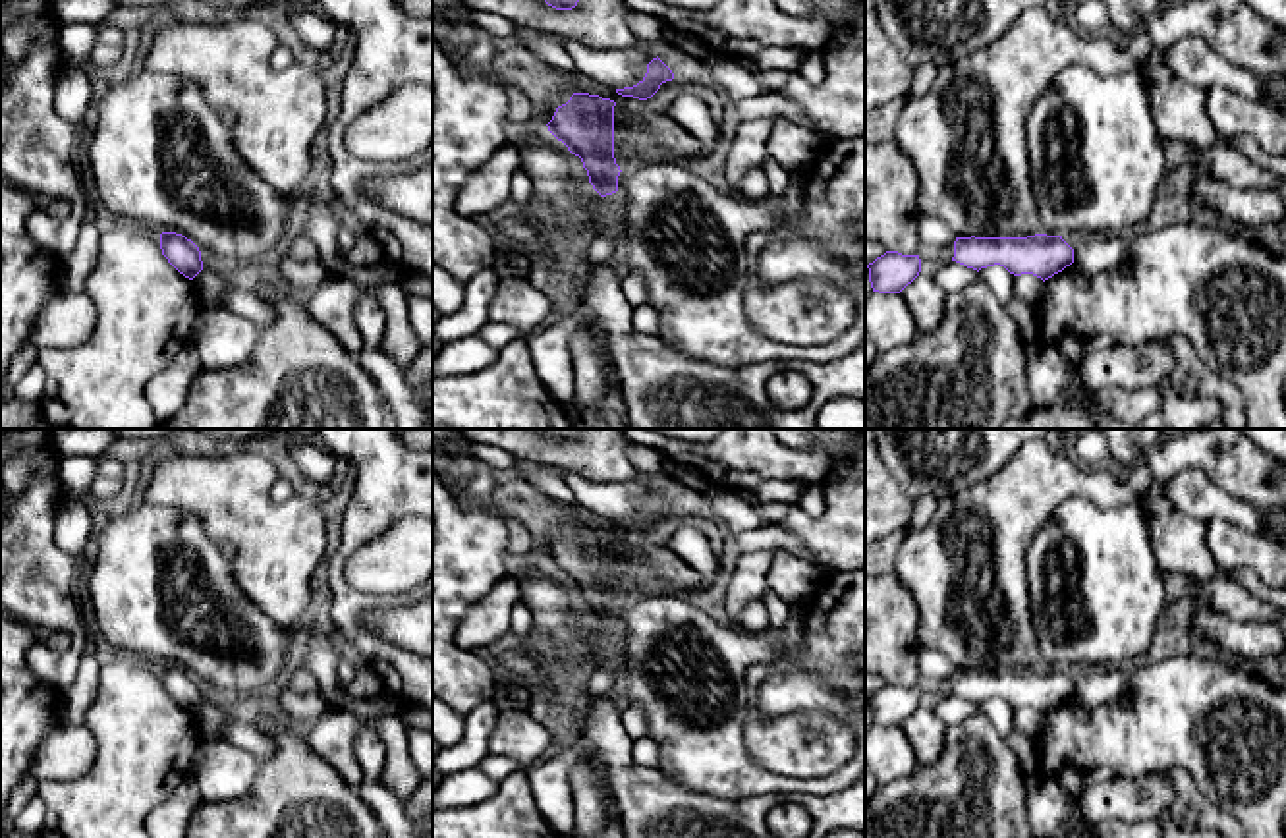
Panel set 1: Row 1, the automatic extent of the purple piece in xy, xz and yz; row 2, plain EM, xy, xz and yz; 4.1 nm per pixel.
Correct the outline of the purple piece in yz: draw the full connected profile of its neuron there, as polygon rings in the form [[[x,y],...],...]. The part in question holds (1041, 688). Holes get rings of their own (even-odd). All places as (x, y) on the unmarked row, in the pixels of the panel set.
[[[1062,668],[956,670],[952,693],[981,703],[1000,697],[1010,707],[1033,707],[1043,714],[1074,695],[1074,682]]]

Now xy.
[[[162,664],[160,682],[168,695],[189,712],[193,712],[203,703],[199,680],[185,668]]]

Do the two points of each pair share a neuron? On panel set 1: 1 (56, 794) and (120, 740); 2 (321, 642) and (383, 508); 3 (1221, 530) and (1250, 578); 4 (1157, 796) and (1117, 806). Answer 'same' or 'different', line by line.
1: same
2: different
3: different
4: same

